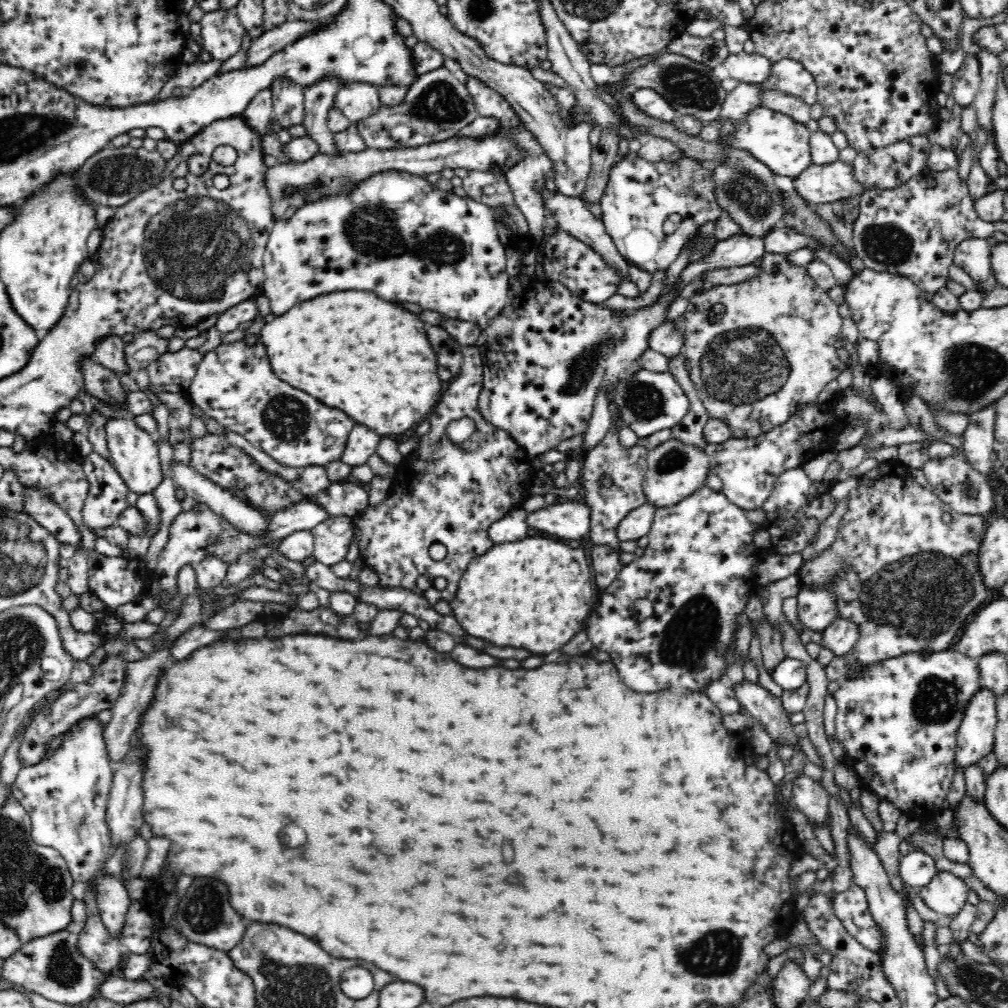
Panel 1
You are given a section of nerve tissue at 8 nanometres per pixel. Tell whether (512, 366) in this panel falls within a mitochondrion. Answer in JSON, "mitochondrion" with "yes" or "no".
{"mitochondrion":"no"}

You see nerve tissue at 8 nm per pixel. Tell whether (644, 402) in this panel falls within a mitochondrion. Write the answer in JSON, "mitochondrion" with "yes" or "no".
{"mitochondrion":"yes"}

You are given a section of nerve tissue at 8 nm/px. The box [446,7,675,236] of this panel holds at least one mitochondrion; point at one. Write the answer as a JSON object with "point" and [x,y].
{"point":[654,193]}

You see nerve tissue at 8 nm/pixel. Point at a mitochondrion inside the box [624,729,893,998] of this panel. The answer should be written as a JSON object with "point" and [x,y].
{"point":[717,953]}

